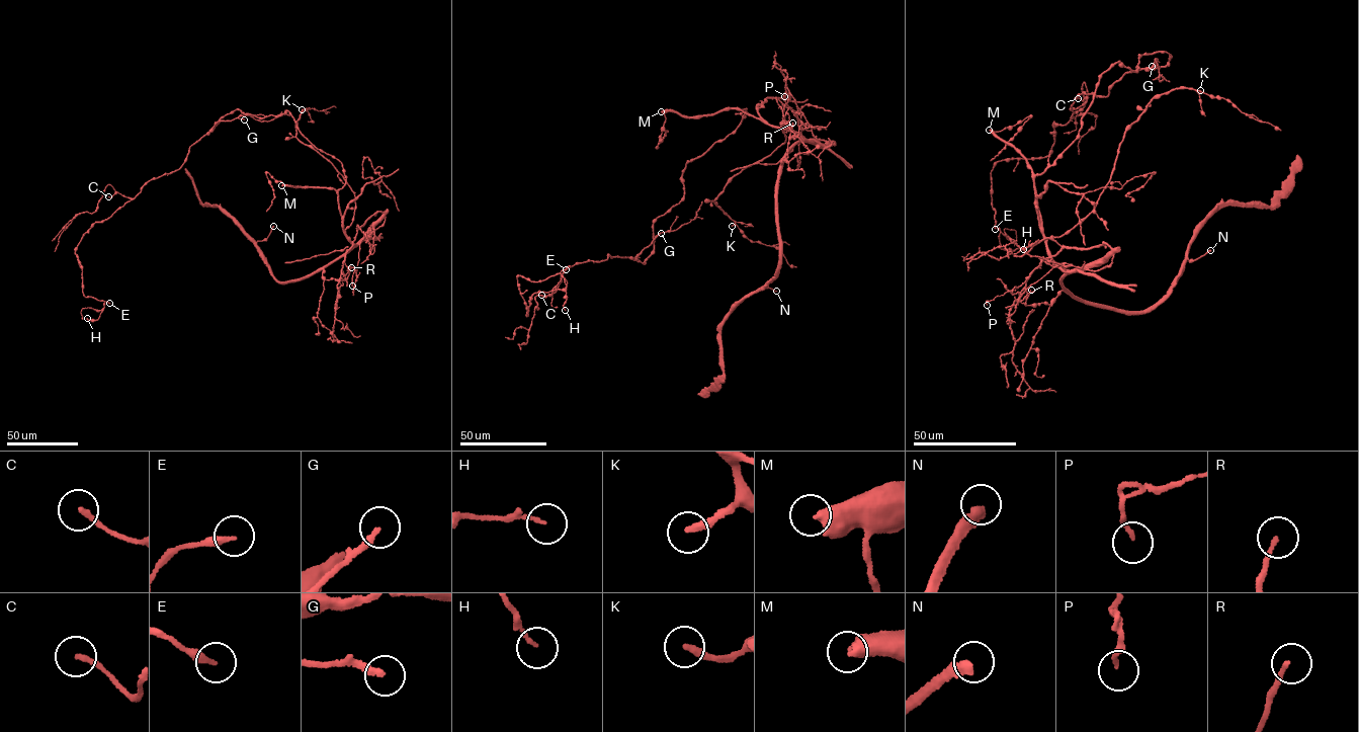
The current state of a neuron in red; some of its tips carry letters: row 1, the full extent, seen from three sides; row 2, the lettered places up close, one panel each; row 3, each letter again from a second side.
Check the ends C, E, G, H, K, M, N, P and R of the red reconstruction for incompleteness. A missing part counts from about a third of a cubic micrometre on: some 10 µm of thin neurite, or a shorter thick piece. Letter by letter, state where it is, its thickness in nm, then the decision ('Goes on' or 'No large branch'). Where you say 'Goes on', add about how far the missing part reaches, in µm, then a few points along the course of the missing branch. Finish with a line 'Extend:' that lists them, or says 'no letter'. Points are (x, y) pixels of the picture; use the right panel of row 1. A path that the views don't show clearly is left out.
C: Place: (1078, 98). Thickness 190 nm. No large branch
E: Place: (995, 229). Thickness 280 nm. No large branch
G: Place: (1152, 66). Thickness 240 nm. Goes on. Missing length about 35 µm. Course of what is missing: (1152, 66), (1135, 106)
H: Place: (1023, 249). Thickness 130 nm. No large branch
K: Place: (1200, 90). Thickness 280 nm. No large branch
M: Place: (989, 130). Thickness 480 nm. Goes on. Missing length about 350 µm
N: Place: (1210, 250). Thickness 320 nm. Goes on. Missing length about 40 µm
P: Place: (987, 305). Thickness 140 nm. No large branch
R: Place: (1031, 290). Thickness 140 nm. Goes on. Missing length about 9 µm
Extend: G, M, N, R

